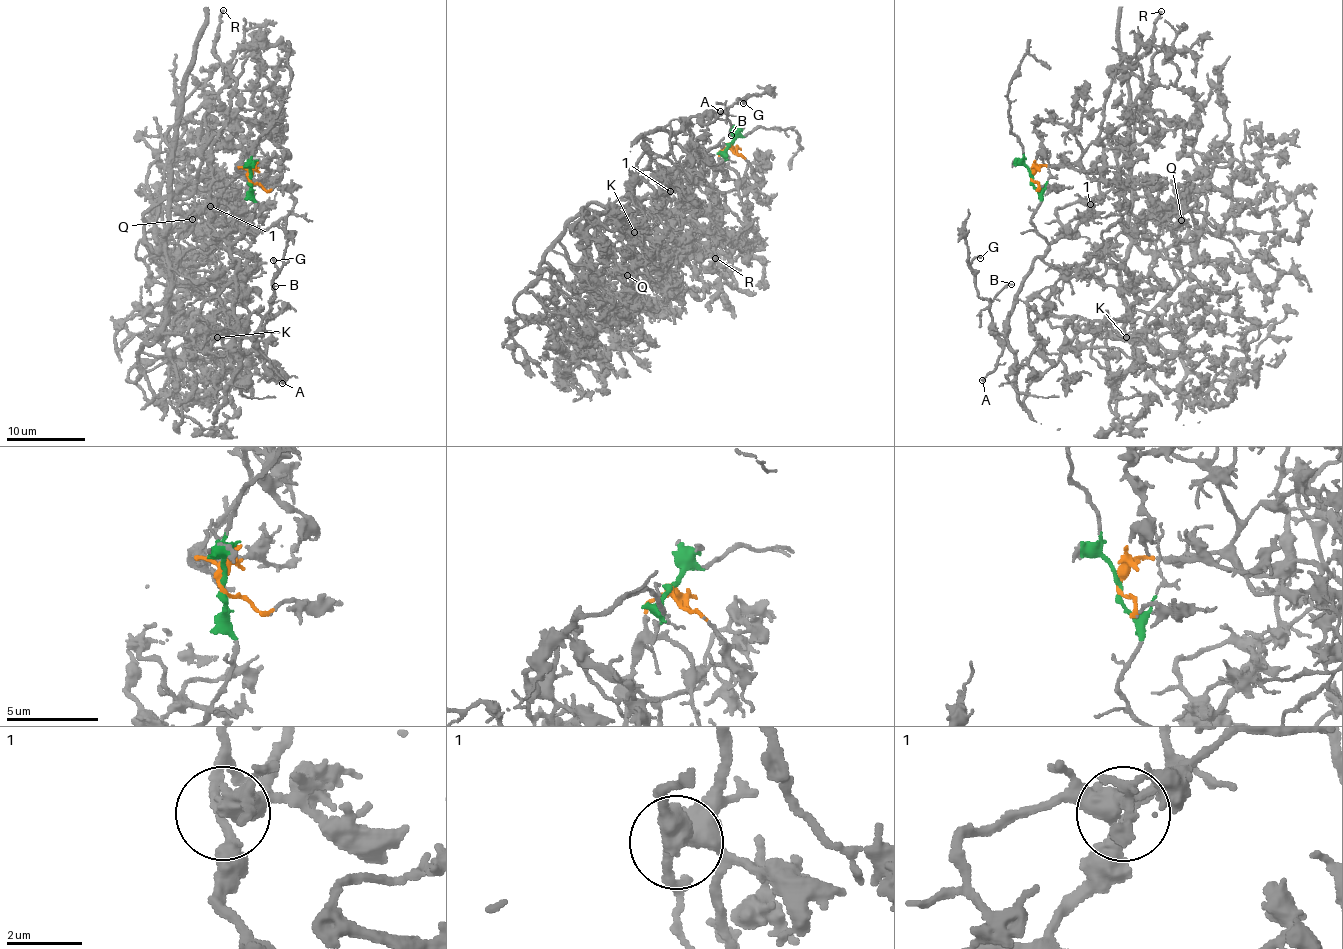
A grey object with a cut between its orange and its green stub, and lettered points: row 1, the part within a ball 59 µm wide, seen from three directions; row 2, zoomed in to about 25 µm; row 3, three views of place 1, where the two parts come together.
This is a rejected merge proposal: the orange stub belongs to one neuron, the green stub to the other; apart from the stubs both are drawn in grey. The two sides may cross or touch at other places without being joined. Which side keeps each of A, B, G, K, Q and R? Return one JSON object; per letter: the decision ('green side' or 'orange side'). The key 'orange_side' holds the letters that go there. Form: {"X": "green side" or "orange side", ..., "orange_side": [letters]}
{"A": "green side", "B": "green side", "G": "green side", "K": "orange side", "Q": "orange side", "R": "green side", "orange_side": ["K", "Q"]}

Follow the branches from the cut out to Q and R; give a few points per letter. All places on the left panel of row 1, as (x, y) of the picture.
Q: (250, 180), (241, 165), (247, 172), (248, 166), (224, 184), (233, 194), (185, 227), (193, 218)
R: (250, 180), (250, 221), (226, 244), (210, 223), (210, 144), (235, 79), (213, 51), (224, 9)

